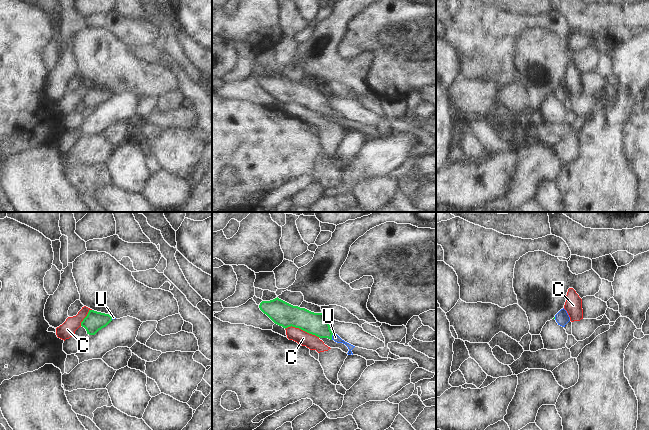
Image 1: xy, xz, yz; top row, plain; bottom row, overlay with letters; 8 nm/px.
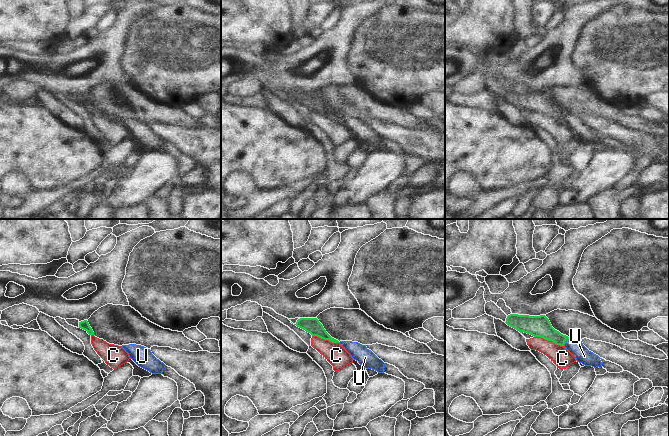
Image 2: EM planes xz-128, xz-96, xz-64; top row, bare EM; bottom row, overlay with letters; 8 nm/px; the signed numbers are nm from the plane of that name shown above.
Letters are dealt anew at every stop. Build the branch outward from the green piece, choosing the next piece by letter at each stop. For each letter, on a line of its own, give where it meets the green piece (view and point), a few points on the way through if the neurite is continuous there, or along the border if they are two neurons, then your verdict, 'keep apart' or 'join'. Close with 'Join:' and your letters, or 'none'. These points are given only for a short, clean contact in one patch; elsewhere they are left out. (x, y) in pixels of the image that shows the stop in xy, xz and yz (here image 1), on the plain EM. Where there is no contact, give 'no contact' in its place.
C: xz (302, 105) | along xz (285, 104), (291, 102), (298, 103), (319, 113) | keep apart
U: xz (331, 113) | across xz (317, 100), (331, 113), (335, 113) | join
Join: U

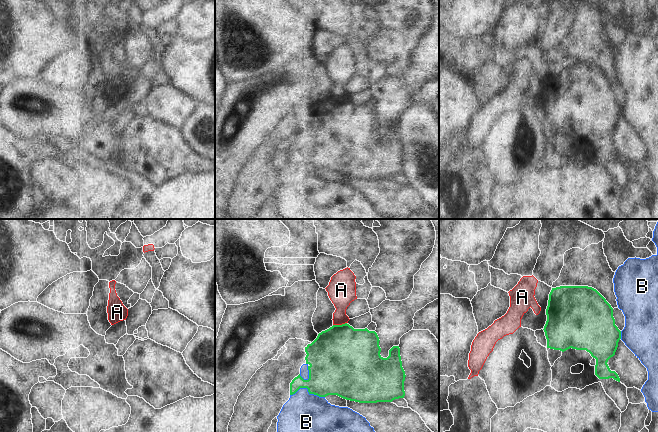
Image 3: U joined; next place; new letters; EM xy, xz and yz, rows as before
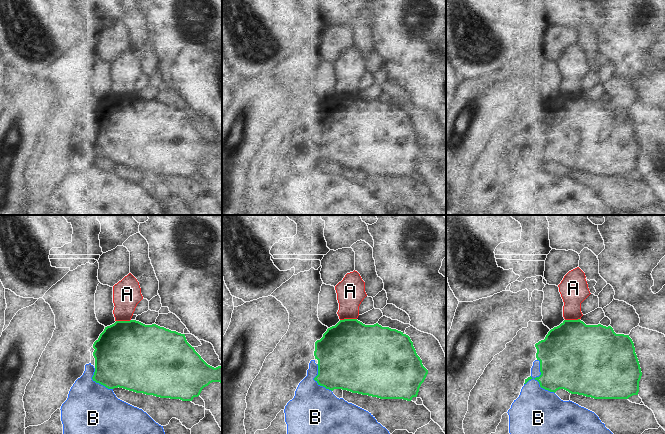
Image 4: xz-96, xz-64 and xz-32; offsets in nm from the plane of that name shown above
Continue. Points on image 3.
A: xz (339, 101) | along xz (346, 98), (340, 101), (333, 101) | keep apart
B: xz (308, 166) | keep apart
Join: none

